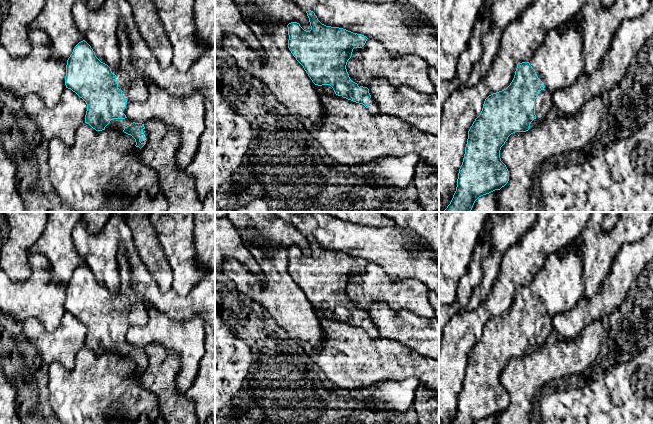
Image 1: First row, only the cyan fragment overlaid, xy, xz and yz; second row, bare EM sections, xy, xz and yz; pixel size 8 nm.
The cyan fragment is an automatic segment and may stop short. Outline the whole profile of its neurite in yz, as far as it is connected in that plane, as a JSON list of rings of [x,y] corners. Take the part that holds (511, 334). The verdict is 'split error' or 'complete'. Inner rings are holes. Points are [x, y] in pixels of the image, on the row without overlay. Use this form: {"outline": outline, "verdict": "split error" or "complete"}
{"outline": [[[576,238],[547,257],[529,286],[517,288],[514,302],[506,313],[485,323],[480,339],[468,355],[465,378],[452,424],[477,424],[504,411],[509,405],[509,395],[501,385],[501,371],[511,358],[526,356],[543,346],[553,331],[553,318],[575,307],[583,295],[583,261],[580,241]]], "verdict": "split error"}

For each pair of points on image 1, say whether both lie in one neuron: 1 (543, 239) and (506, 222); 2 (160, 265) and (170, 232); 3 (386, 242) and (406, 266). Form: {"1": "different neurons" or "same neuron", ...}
{"1": "different neurons", "2": "different neurons", "3": "same neuron"}

